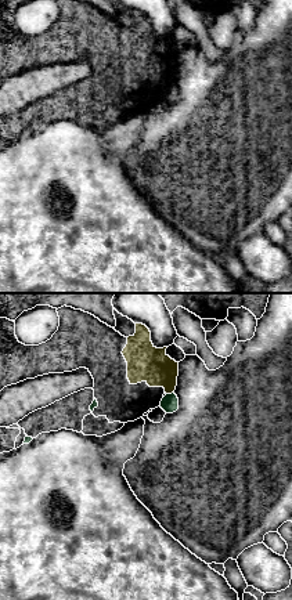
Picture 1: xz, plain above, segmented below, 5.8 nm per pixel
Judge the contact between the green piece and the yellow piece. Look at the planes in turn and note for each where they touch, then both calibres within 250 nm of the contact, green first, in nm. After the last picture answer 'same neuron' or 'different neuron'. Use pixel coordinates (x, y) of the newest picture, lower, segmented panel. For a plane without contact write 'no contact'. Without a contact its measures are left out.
contact (169, 394); calibres 100 and 220 nm

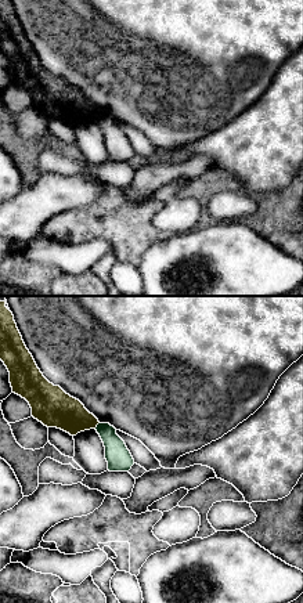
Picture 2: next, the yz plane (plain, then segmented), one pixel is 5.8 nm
contact (97, 425); calibres 140 and 220 nm

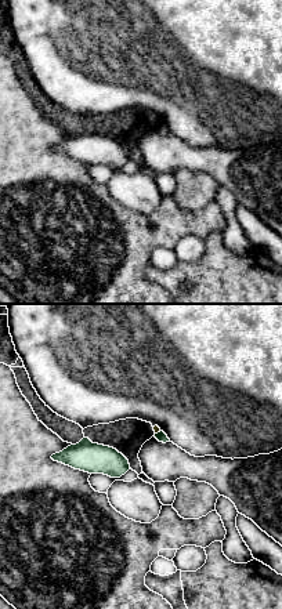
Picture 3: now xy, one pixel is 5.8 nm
contact (158, 432); calibres 60 and 40 nm

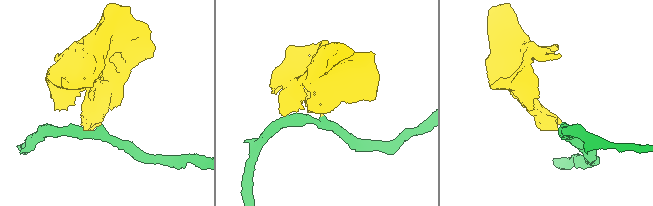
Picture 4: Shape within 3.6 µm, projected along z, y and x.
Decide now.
different neuron

